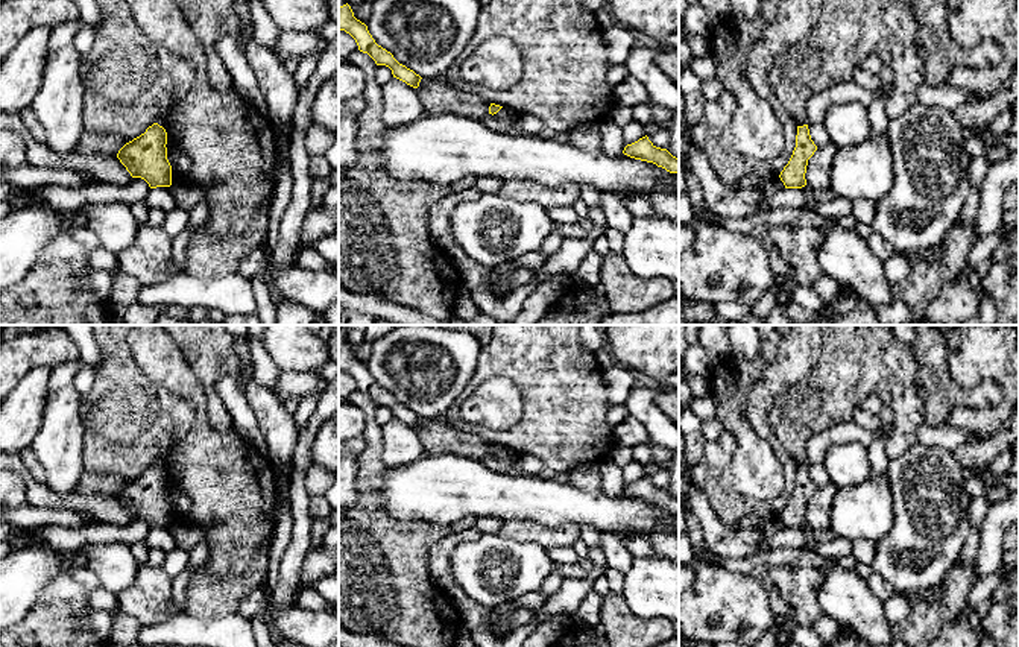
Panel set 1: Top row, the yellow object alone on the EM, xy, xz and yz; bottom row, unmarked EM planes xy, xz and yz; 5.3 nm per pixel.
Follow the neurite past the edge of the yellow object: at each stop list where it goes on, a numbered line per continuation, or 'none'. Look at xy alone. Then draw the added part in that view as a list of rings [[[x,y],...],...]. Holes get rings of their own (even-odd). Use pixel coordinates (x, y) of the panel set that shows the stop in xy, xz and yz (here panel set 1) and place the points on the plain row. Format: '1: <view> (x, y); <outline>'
none

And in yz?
none

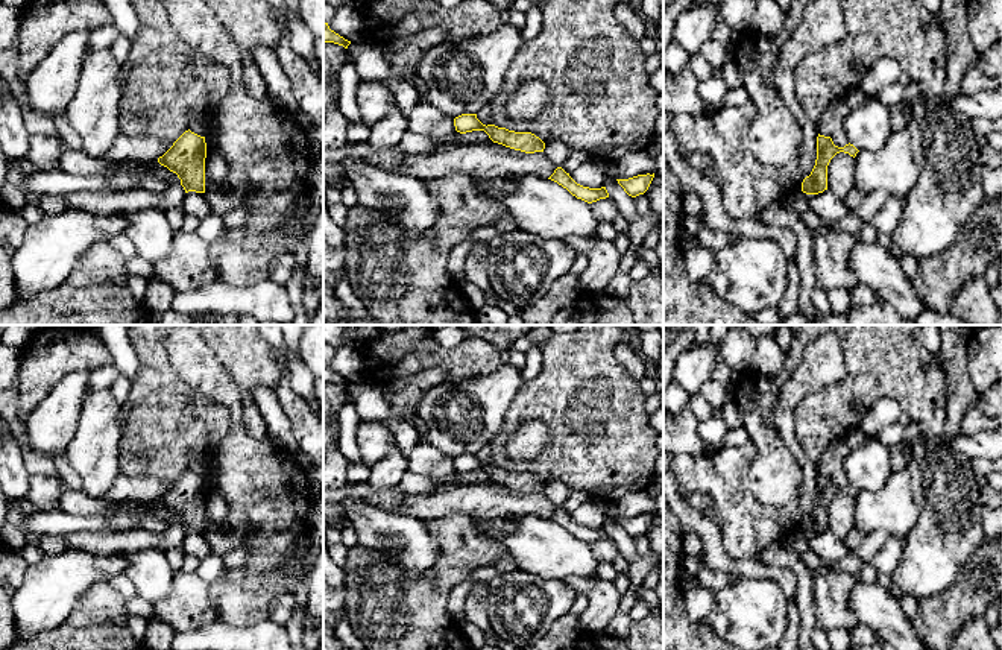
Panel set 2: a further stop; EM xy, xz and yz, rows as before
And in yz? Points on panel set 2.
none

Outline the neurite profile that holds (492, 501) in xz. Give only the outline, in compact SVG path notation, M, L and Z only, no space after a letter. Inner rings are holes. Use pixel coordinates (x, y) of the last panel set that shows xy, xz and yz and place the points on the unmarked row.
M463 484L452 489L434 489L427 494L410 494L398 513L428 521L446 516L495 519L504 515L550 518L560 507L544 492L525 494L503 484Z

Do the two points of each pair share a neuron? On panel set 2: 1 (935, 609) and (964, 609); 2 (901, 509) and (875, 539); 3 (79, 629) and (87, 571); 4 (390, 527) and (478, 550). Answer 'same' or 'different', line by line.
1: same
2: different
3: different
4: different

